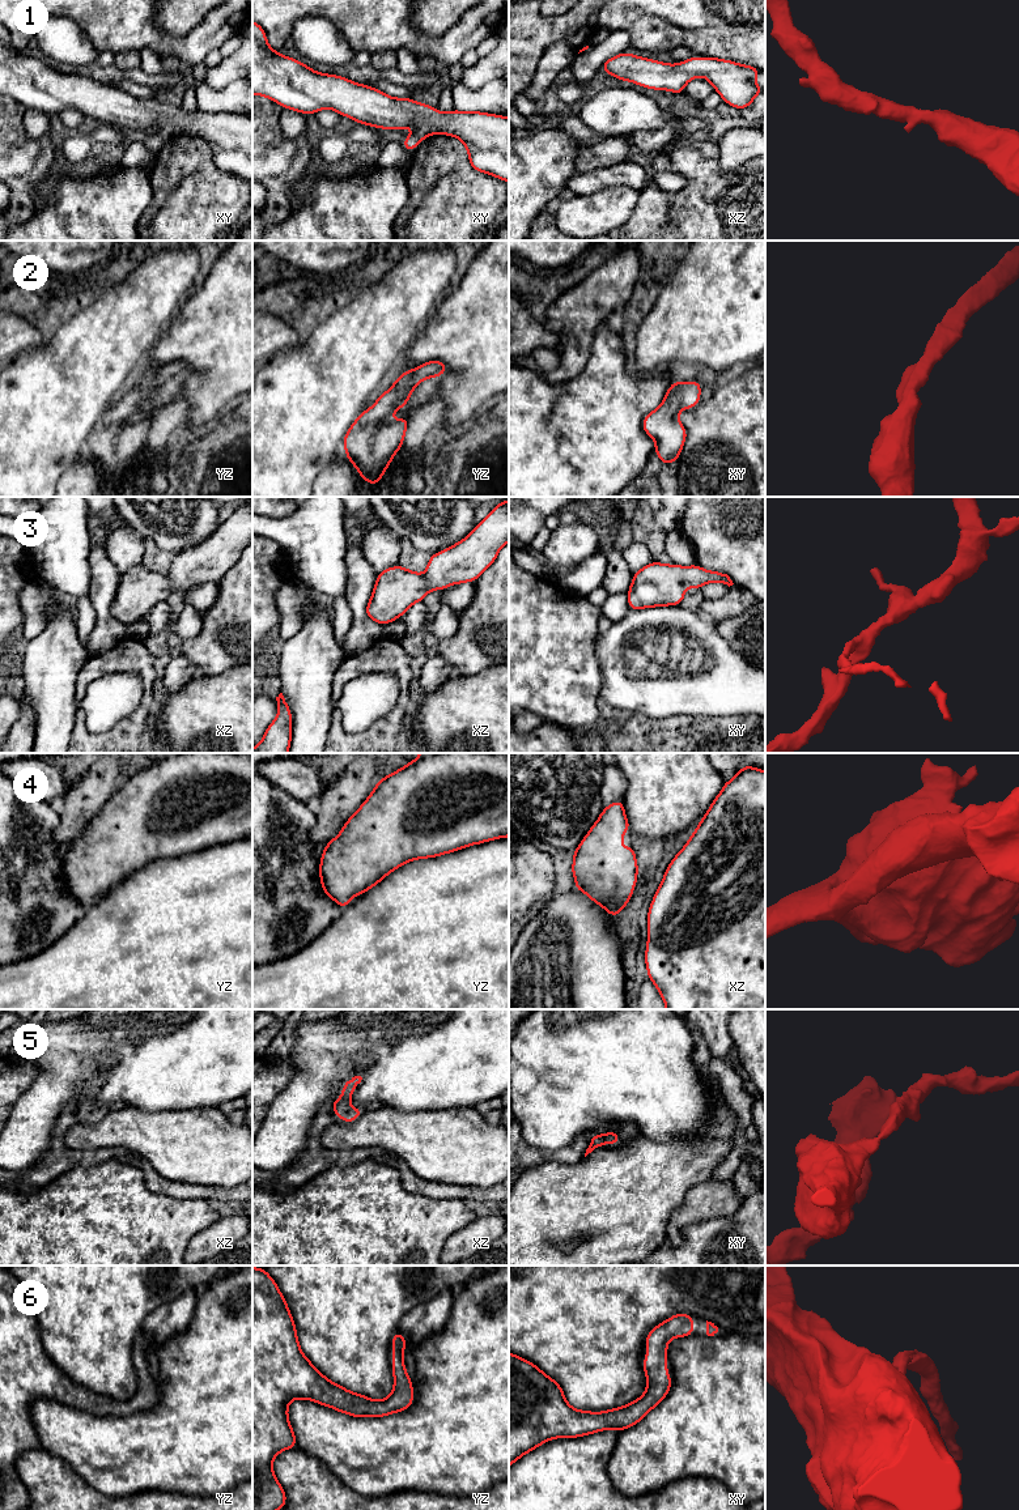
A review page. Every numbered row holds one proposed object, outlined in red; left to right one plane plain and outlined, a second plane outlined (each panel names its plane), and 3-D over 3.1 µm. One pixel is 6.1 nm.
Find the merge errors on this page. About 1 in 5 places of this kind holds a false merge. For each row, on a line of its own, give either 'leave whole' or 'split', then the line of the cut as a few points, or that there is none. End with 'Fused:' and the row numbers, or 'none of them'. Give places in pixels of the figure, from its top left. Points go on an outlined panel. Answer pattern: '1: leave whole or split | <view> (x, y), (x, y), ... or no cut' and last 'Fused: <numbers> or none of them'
1: leave whole | no cut
2: leave whole | no cut
3: leave whole | no cut
4: leave whole | no cut
5: leave whole | no cut
6: leave whole | no cut
Fused: none of them

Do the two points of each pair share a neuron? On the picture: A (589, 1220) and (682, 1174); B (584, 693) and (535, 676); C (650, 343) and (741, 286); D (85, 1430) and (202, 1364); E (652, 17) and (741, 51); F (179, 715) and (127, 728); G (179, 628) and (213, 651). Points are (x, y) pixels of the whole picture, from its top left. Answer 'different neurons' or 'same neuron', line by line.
A: same neuron
B: same neuron
C: same neuron
D: same neuron
E: same neuron
F: different neurons
G: different neurons

